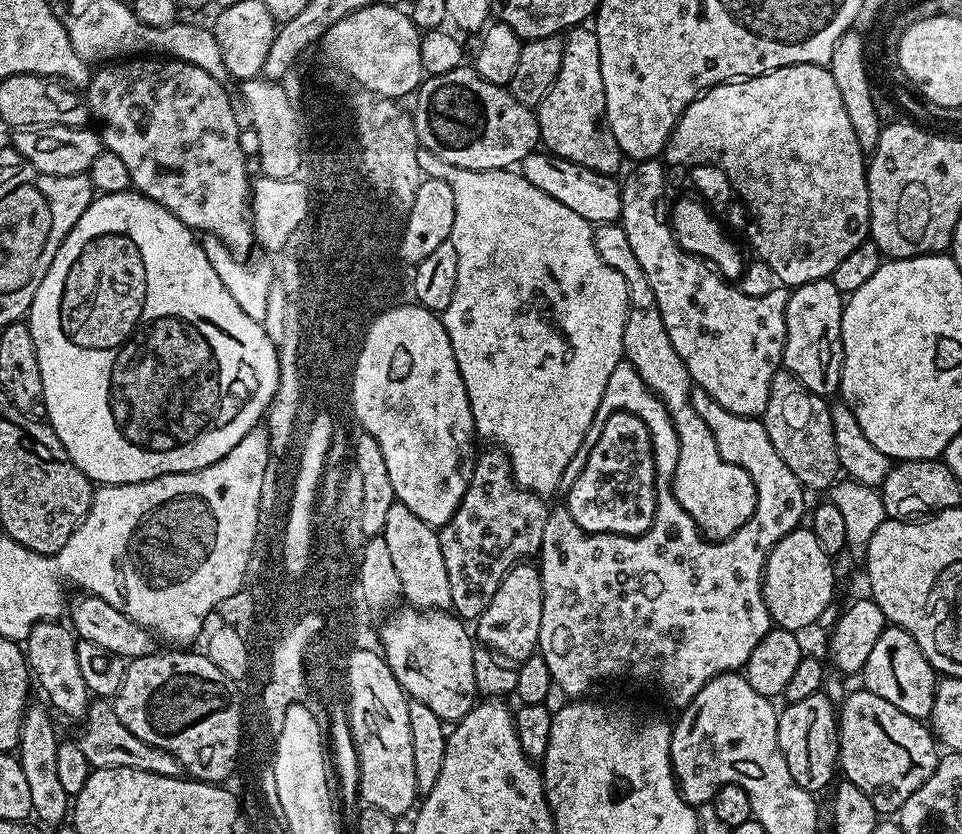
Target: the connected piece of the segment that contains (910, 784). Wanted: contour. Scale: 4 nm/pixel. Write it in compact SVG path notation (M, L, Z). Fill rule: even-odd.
M867 690L849 691L838 708L840 730L839 771L874 802L878 814L896 814L900 807L934 774L938 741L927 723L902 714L898 706Z

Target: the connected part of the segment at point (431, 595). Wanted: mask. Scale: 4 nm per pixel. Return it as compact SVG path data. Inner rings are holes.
M395 500L386 512L386 522L380 534L386 540L405 601L418 610L451 609L450 582L446 578L446 564L442 559L439 533Z

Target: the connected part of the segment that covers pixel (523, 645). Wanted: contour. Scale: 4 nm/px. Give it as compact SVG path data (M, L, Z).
M532 562L513 564L502 578L494 598L490 598L490 606L486 606L480 619L475 621L475 639L505 661L519 662L537 651L541 630L542 578L539 567Z

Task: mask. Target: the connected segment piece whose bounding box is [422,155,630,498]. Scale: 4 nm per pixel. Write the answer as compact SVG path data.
M429 155L423 161L423 171L433 180L445 180L454 190L454 226L451 242L458 254L458 286L454 286L454 298L450 306L442 313L444 329L450 334L450 346L454 346L454 358L458 362L458 370L462 374L462 382L466 386L466 394L470 398L470 410L474 414L476 435L484 436L493 445L499 446L508 463L512 465L512 479L530 492L545 498L555 488L561 487L560 479L570 463L570 458L578 454L578 446L582 446L582 438L586 438L586 430L594 422L594 414L598 410L598 402L602 402L602 393L606 391L606 382L610 382L610 374L614 374L614 366L622 362L624 356L624 331L628 321L628 287L626 278L618 274L618 270L610 270L606 262L594 250L594 228L582 214L574 214L562 202L550 198L550 194L542 194L538 186L530 186L519 171L499 168L498 170L462 170L458 166L450 166L438 157Z

